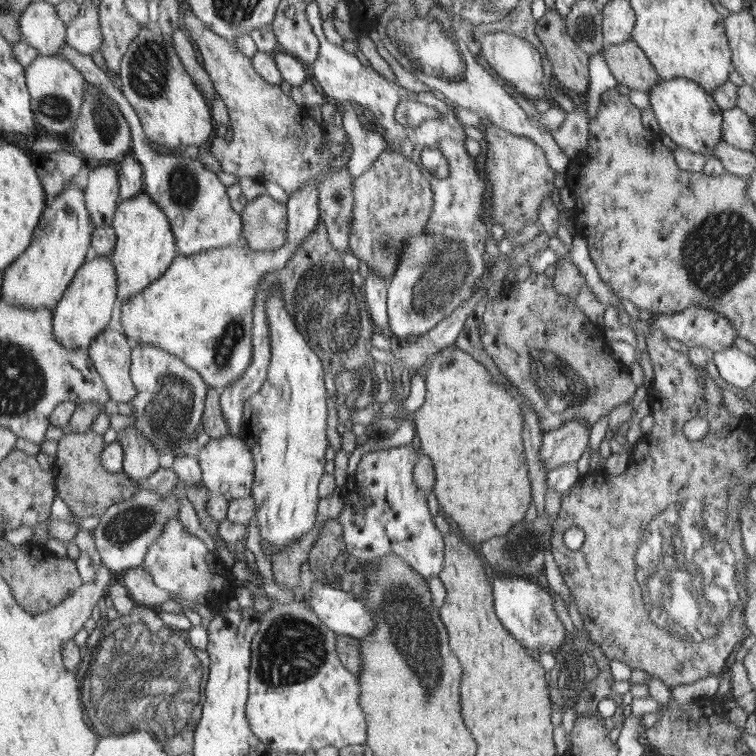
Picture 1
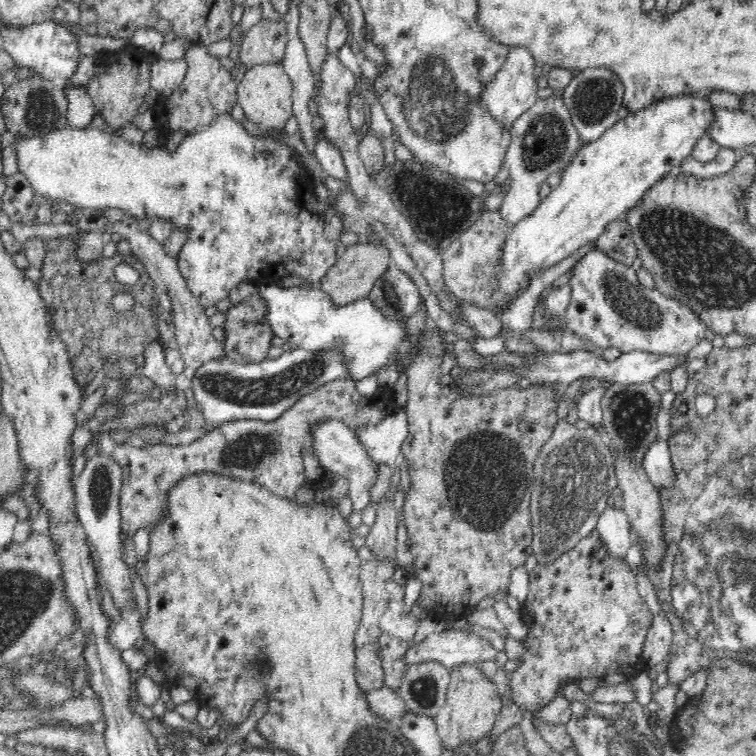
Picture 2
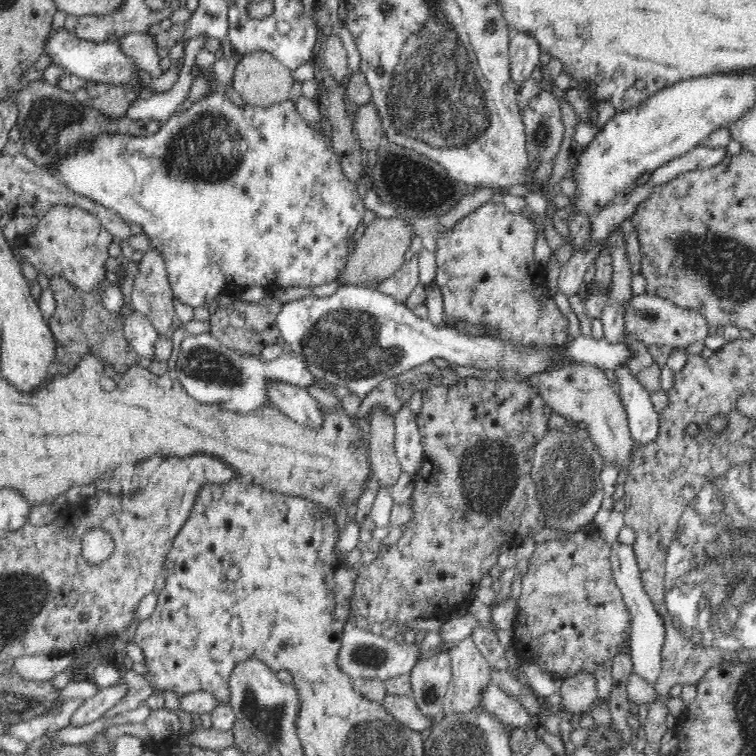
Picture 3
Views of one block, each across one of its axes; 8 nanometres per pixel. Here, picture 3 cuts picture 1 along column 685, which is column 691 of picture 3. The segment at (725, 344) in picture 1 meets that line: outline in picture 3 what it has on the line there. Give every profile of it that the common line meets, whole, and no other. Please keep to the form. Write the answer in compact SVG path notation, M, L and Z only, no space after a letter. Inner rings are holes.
M645 292L635 295L632 293L626 309L625 333L628 333L630 339L646 343L646 346L667 345L672 348L684 348L698 340L703 341L708 336L709 324L700 312L676 305L656 294Z

